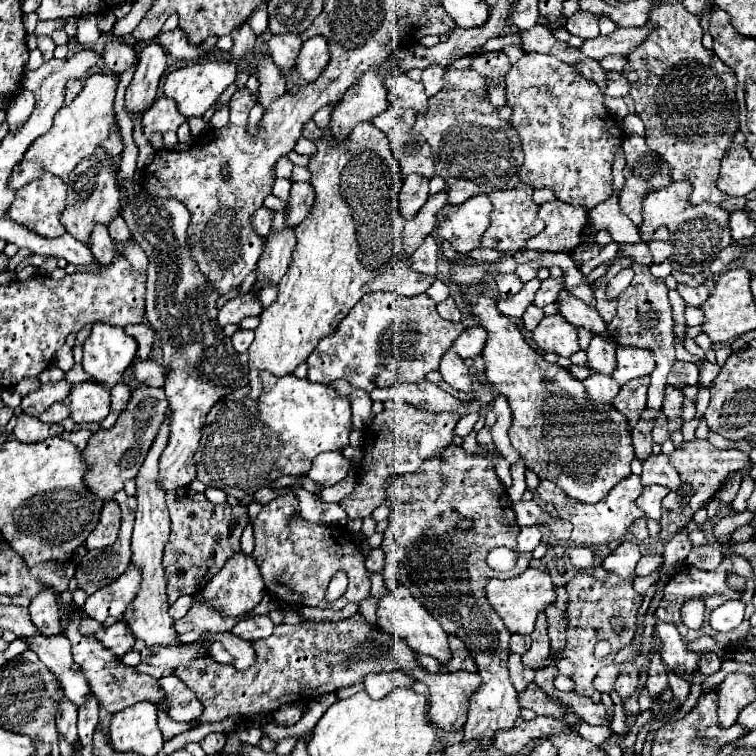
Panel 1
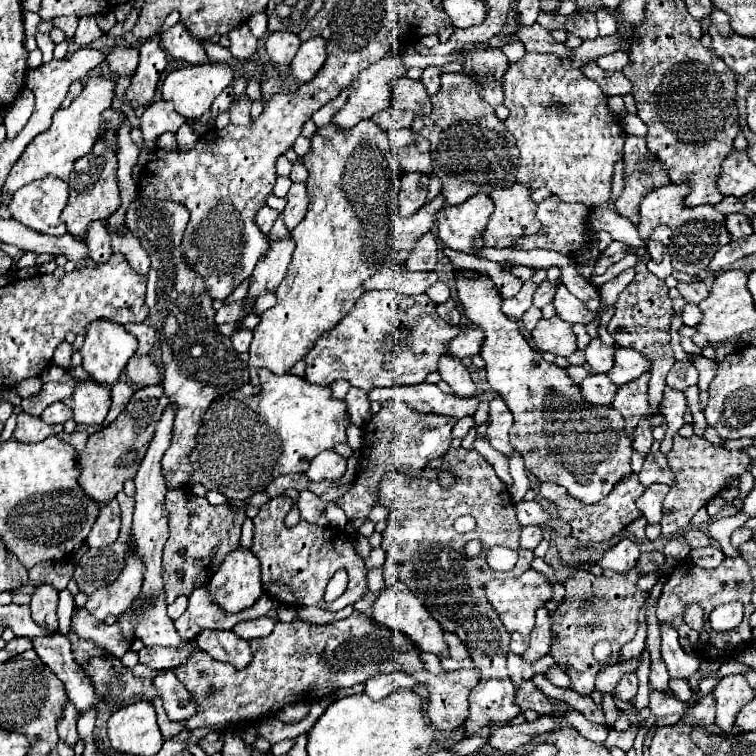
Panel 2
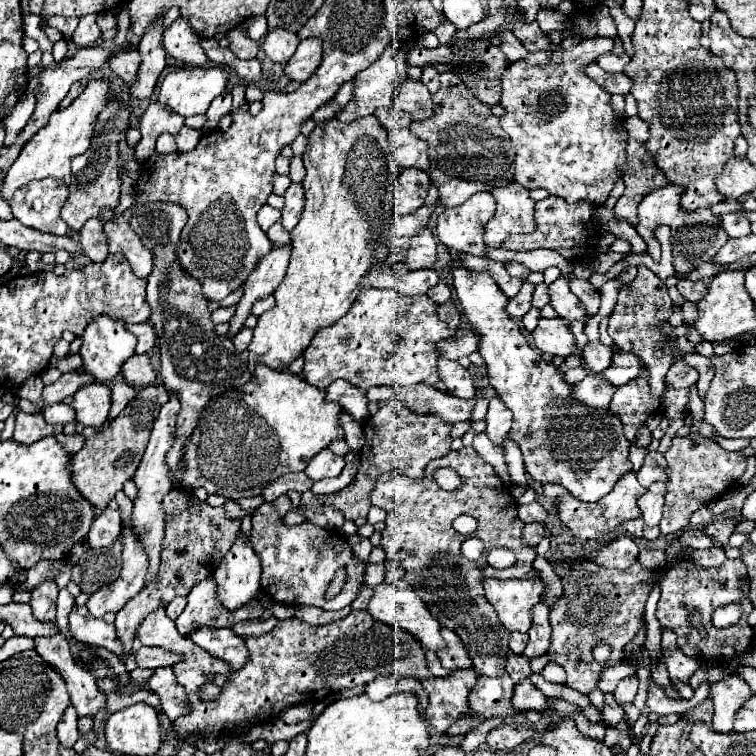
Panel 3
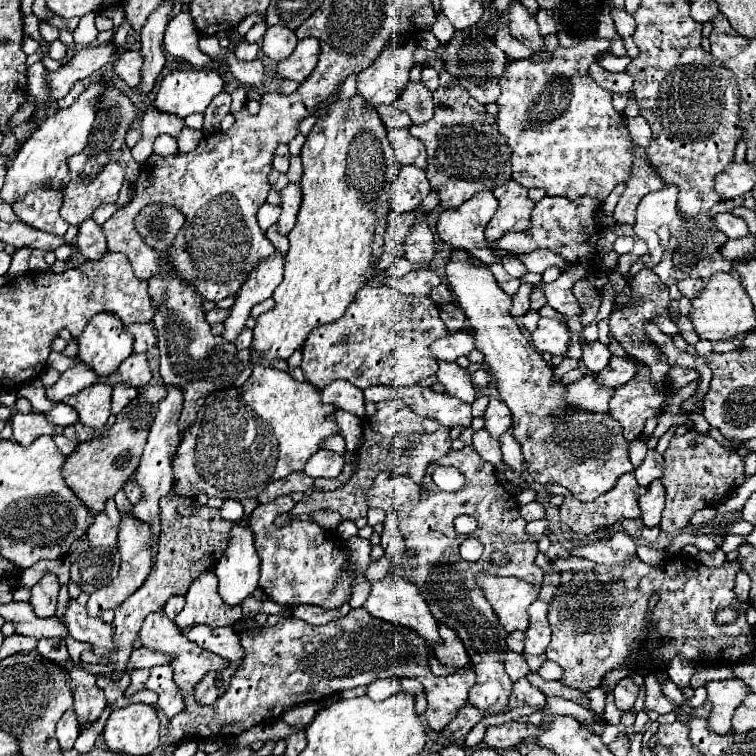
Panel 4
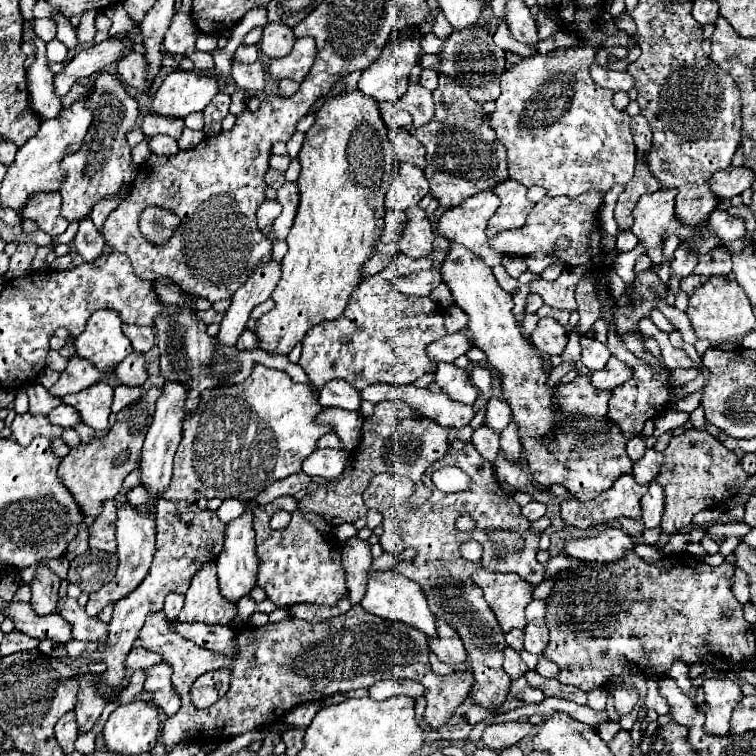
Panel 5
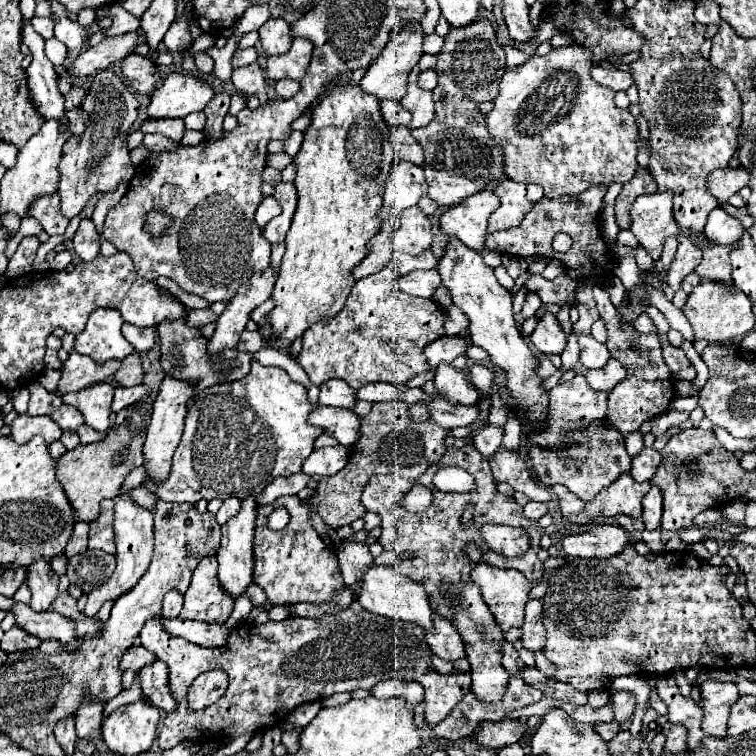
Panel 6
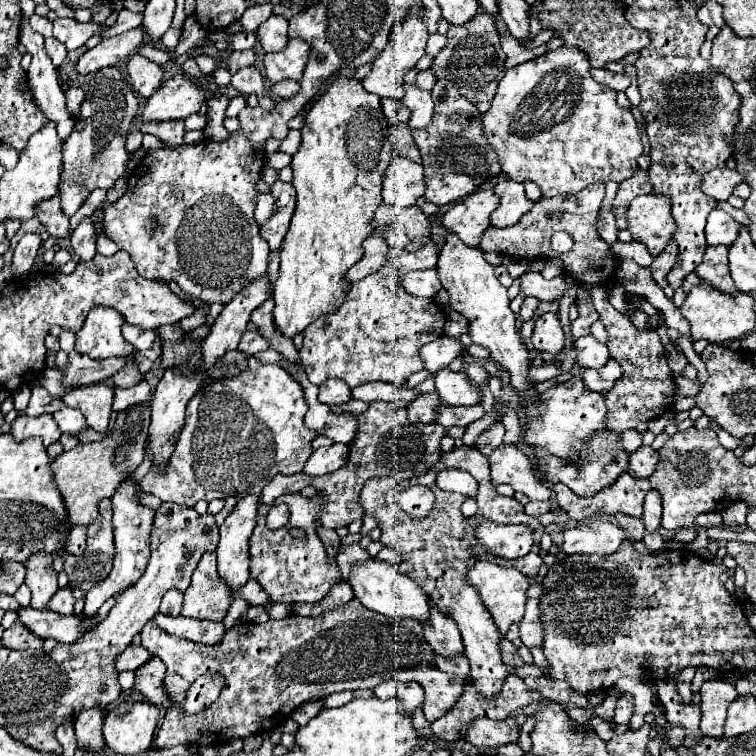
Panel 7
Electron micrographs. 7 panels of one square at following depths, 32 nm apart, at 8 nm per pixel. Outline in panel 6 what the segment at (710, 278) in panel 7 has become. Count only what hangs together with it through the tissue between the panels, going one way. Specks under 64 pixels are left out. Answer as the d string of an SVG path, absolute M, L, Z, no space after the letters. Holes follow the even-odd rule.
M716 246L716 250L706 250L702 256L702 262L694 268L694 272L704 280L716 280L726 286L732 284L730 278L730 246Z

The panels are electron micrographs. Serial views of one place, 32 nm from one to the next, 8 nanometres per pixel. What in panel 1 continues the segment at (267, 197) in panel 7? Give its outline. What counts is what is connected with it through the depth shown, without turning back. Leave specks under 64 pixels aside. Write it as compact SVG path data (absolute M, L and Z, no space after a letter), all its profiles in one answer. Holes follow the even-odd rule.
M262 206L250 220L252 220L252 228L256 230L256 234L262 236L262 238L266 238L268 232L270 232L270 228L272 228L272 212Z

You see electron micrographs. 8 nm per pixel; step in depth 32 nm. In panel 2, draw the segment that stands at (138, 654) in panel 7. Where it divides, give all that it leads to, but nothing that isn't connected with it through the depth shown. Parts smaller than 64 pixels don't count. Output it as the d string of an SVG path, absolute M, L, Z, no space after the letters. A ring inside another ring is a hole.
M152 646L152 648L142 648L140 652L140 664L146 664L150 668L160 668L160 670L174 670L182 664L186 664L190 652L188 650L178 650L178 648L164 648L164 646Z

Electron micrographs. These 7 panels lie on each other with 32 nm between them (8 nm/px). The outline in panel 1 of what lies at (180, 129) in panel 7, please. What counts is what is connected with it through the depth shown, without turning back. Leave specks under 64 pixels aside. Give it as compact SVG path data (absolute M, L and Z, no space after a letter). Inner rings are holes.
M160 94L156 98L154 106L148 112L144 112L144 116L142 116L142 130L150 138L156 132L176 130L184 122L186 122L186 118L180 116L180 112L176 108L176 102L168 100L164 94Z

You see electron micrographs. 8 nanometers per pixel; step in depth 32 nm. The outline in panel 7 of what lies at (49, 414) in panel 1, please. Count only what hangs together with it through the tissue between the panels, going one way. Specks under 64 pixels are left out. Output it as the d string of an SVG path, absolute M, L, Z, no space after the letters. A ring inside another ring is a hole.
M62 406L62 410L58 410L58 412L52 414L52 418L56 420L56 424L60 426L60 430L62 430L64 434L74 434L74 436L78 436L80 430L86 428L84 416L82 416L78 410L68 408L68 406Z

